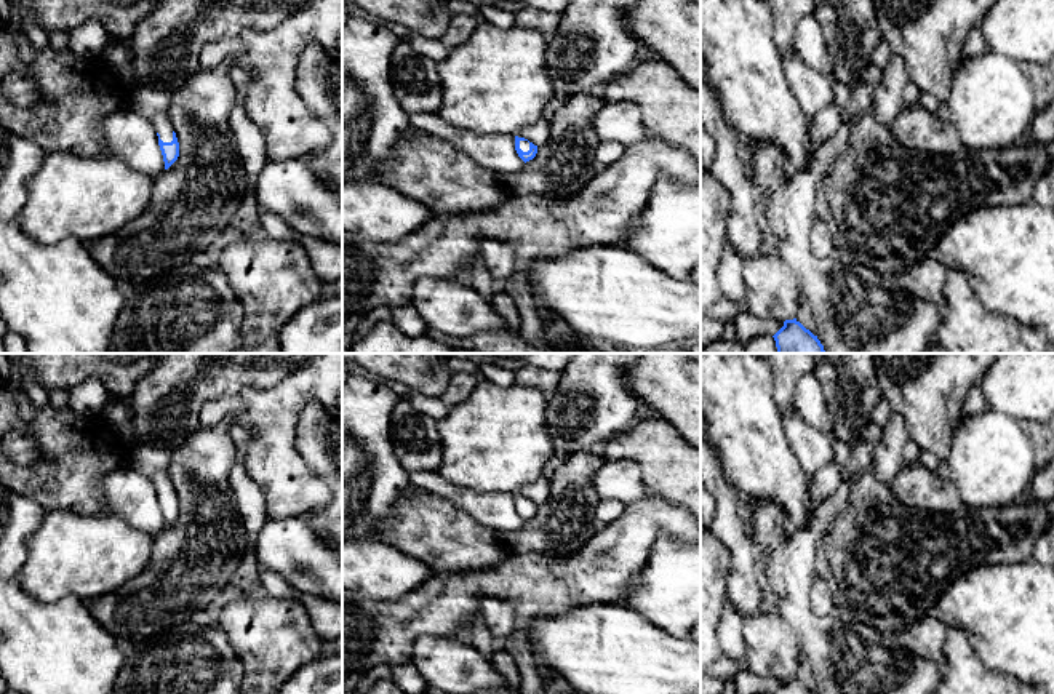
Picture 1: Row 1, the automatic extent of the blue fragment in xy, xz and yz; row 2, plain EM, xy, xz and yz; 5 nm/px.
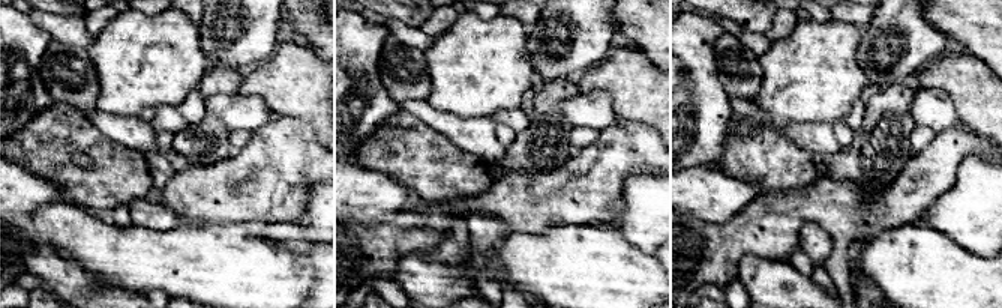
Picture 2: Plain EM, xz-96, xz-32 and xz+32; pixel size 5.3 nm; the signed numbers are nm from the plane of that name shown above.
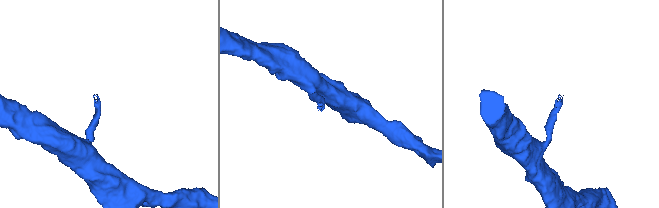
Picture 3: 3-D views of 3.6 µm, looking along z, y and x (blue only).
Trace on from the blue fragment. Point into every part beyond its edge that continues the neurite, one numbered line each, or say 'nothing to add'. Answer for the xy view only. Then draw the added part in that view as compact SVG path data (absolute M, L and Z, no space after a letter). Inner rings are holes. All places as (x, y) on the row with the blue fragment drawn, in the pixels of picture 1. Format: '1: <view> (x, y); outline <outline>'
1: xy (160, 122); outline M157 115L154 120L152 120L157 133L160 134L160 139L163 142L171 142L173 141L173 128L171 128L171 123L168 120L168 117L165 115Z

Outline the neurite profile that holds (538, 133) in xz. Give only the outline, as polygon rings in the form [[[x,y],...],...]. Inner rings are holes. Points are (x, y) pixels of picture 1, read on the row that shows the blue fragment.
[[[541,117],[534,125],[523,128],[517,136],[525,138],[541,147],[549,141],[550,122]]]

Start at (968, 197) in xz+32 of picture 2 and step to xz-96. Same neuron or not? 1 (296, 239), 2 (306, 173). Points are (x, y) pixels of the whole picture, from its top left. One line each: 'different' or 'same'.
1: different
2: different

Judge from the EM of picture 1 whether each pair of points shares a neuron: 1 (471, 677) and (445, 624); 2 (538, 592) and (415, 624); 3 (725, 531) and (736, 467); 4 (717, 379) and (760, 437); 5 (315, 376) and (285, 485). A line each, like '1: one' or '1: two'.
1: two
2: one
3: two
4: one
5: one

